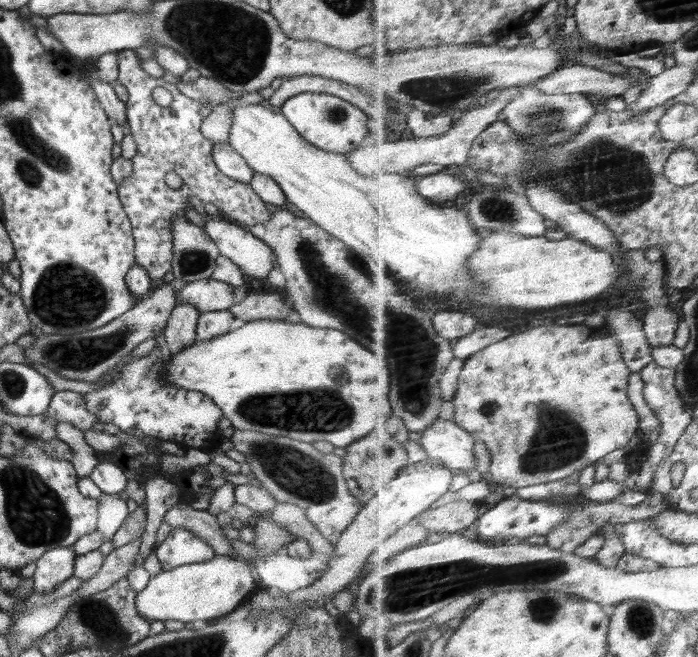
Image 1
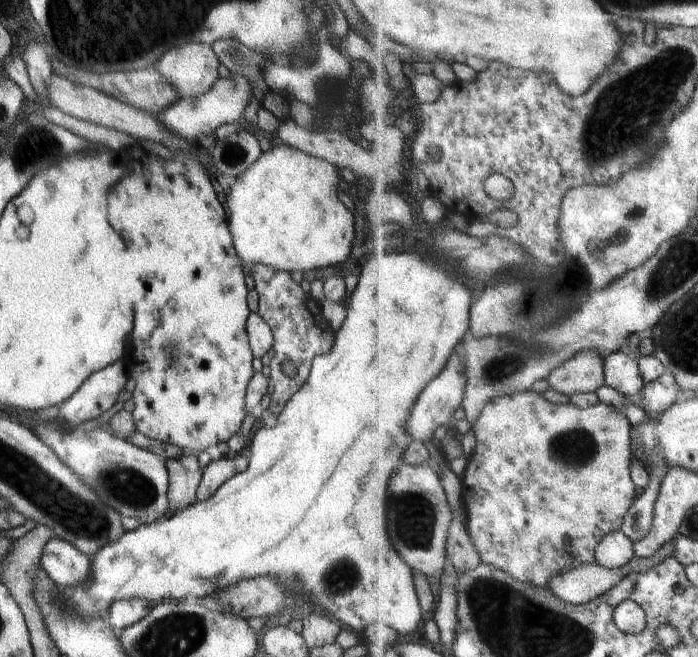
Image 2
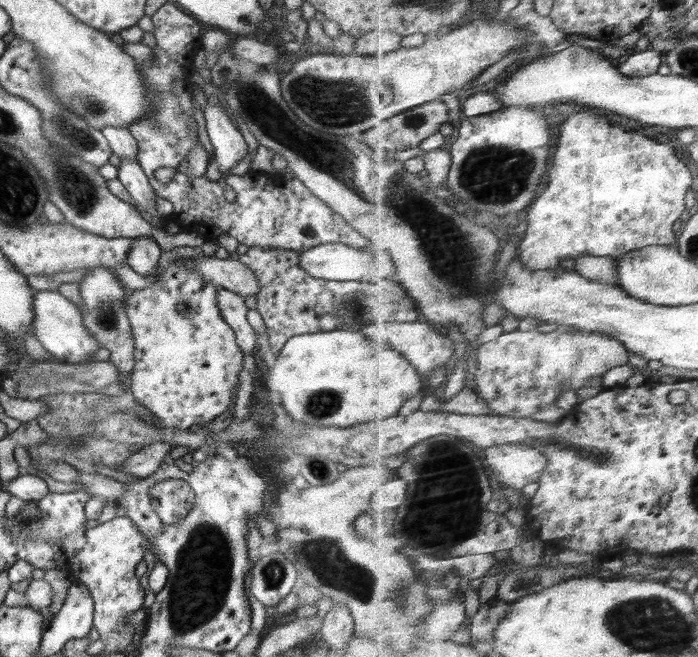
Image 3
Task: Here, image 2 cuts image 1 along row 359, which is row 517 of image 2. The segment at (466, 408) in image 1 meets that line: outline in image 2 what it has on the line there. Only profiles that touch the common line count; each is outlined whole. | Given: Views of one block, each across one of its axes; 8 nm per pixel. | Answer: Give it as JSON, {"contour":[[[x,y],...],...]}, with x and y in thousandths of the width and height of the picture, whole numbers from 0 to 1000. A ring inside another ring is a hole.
{"contour":[[[755,595],[739,601],[723,601],[705,609],[693,621],[688,641],[681,647],[683,680],[672,697],[672,706],[665,725],[665,767],[670,779],[670,807],[688,840],[692,857],[709,860],[723,871],[732,872],[741,883],[762,886],[771,893],[787,893],[788,880],[809,869],[819,869],[834,857],[855,857],[855,833],[875,811],[890,808],[900,779],[911,766],[914,740],[905,726],[908,694],[910,650],[903,645],[900,633],[880,618],[860,612],[842,623],[827,621],[821,615],[802,618],[788,612],[778,598]]]}

